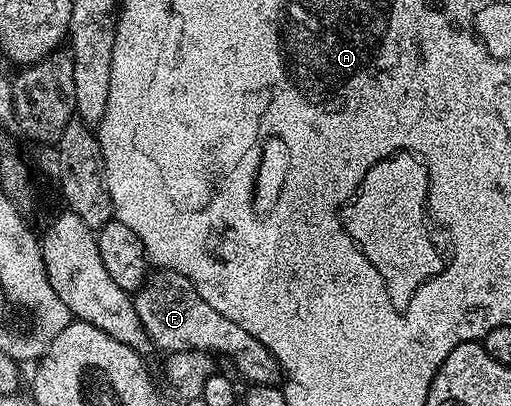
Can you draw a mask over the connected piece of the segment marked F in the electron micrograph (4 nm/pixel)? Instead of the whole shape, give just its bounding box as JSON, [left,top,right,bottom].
[133,269,283,384]

